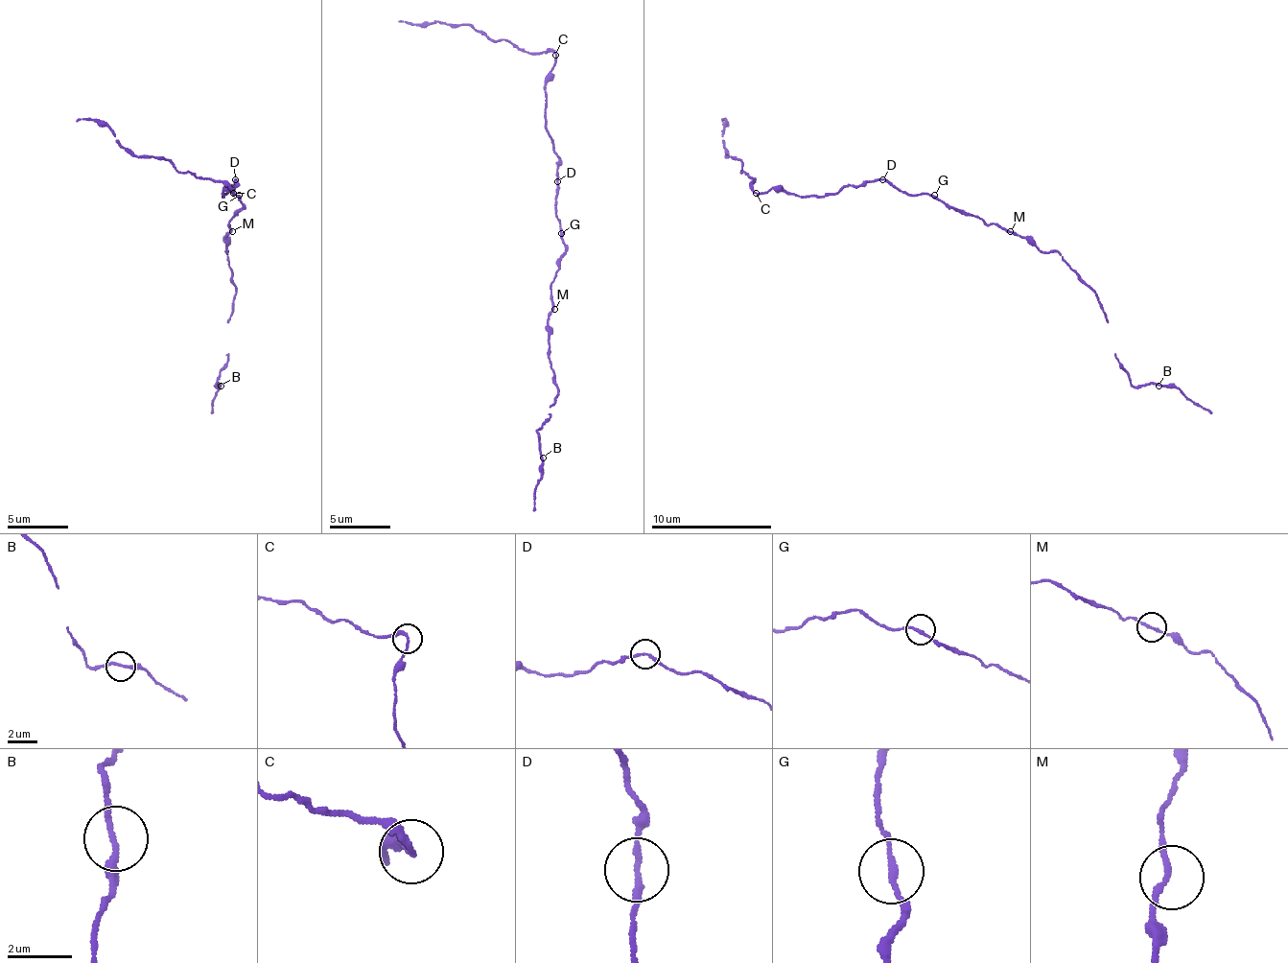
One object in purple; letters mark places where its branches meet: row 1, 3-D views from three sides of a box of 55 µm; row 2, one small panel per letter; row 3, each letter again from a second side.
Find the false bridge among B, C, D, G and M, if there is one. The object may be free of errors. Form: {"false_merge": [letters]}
{"false_merge": []}

